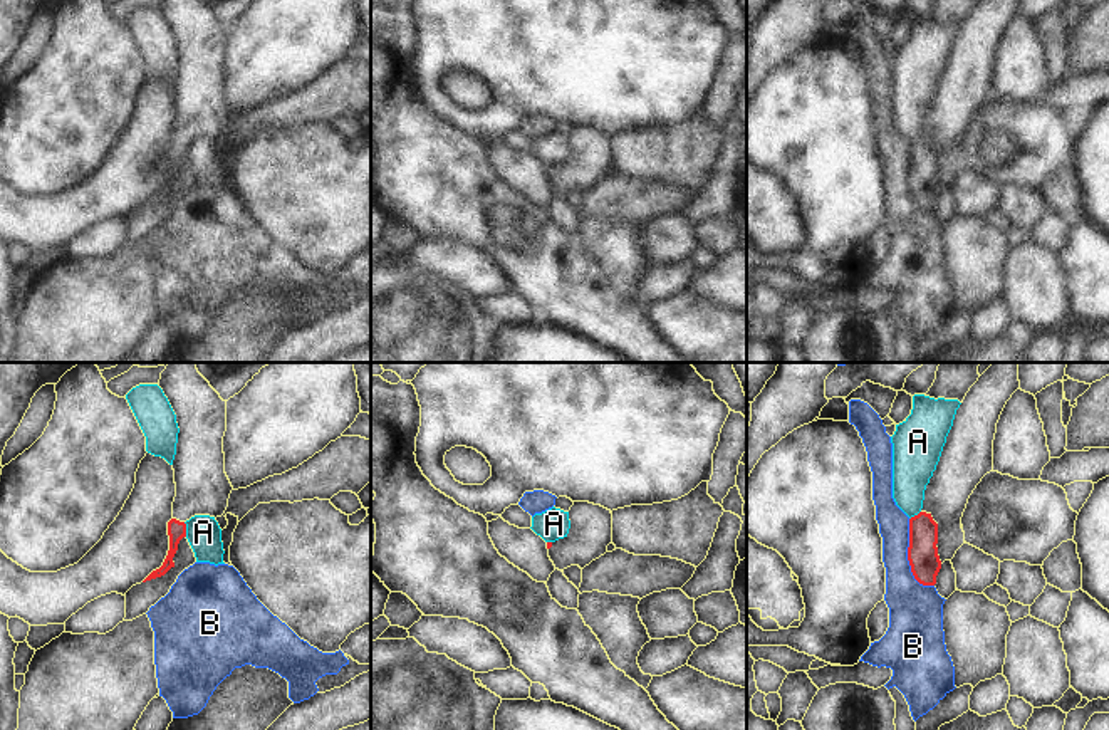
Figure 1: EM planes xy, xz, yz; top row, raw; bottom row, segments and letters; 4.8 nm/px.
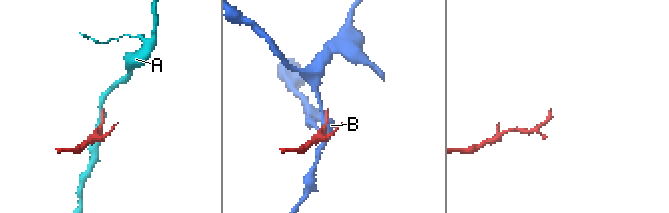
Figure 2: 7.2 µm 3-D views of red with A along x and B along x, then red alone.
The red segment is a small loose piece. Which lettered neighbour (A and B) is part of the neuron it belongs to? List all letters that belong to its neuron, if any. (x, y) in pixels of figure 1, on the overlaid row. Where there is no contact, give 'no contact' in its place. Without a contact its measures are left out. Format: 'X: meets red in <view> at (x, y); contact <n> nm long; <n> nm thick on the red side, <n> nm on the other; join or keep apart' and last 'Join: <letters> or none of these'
A: meets red in xy at (185, 529); contact 70 nm long; 90 nm thick on the red side, 160 nm on the other; keep apart
B: meets red in yz at (908, 557); contact 340 nm long; 150 nm thick on the red side, 240 nm on the other; keep apart
Join: none of these

